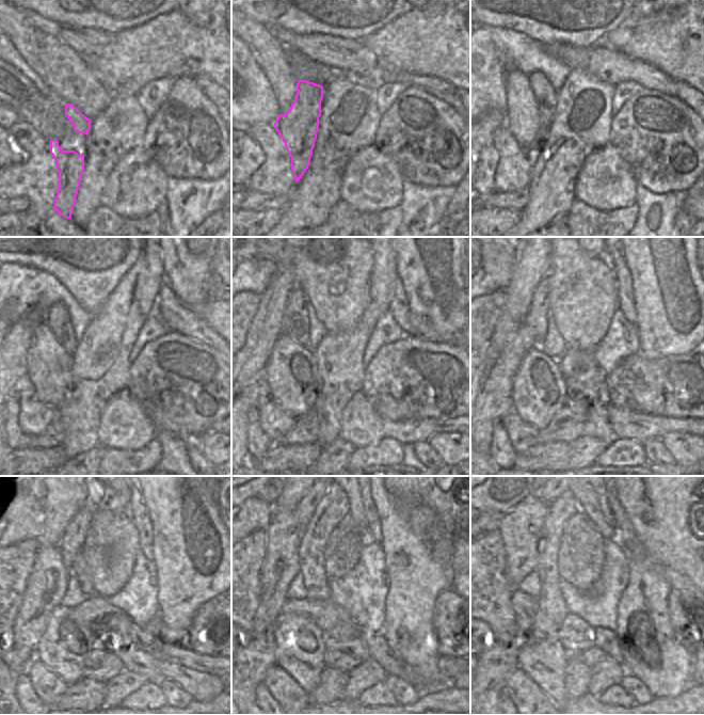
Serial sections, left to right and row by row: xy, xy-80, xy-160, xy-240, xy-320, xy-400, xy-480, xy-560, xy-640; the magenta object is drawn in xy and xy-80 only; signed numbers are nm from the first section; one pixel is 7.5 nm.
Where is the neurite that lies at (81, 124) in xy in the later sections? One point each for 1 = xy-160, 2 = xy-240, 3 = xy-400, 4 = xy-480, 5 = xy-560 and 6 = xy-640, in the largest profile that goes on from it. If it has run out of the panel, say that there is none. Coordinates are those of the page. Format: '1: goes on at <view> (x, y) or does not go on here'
1: goes on at xy-160 (546, 97)
2: goes on at xy-240 (57, 317)
3: goes on at xy-400 (537, 318)
4: goes on at xy-480 (73, 540)
5: goes on at xy-560 (316, 498)
6: goes on at xy-640 (548, 497)

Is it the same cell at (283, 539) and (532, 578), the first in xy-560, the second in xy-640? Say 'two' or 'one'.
two

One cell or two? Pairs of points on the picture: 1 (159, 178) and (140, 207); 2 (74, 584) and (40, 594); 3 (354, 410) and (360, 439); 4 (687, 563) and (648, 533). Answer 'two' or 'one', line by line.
1: one
2: two
3: one
4: one

